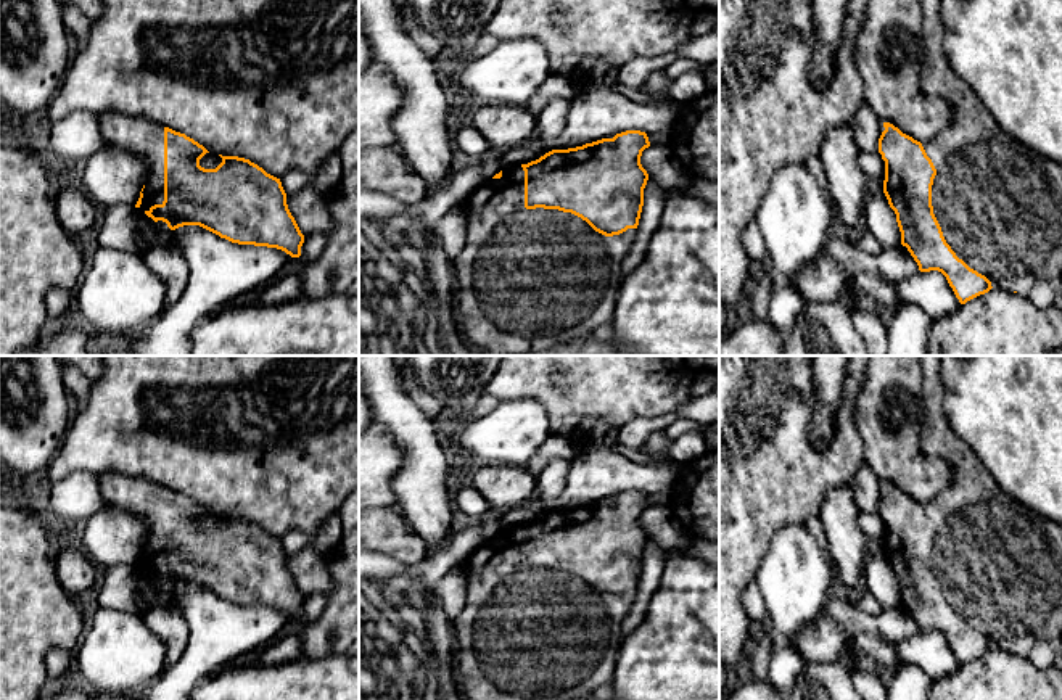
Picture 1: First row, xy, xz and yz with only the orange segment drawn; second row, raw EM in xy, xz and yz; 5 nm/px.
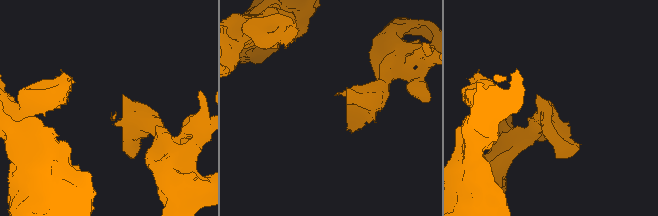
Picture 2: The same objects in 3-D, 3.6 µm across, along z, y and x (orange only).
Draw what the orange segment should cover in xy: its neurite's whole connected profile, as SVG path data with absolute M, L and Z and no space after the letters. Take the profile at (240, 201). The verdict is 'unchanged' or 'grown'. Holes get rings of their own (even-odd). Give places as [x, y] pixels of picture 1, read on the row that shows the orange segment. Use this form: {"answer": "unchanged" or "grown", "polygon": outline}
{"answer": "grown", "polygon": "M106 109L97 119L105 145L146 163L146 180L135 204L138 214L145 212L154 222L163 220L171 230L200 225L232 243L277 248L291 257L301 256L304 235L288 209L280 179L238 156L219 154L222 163L216 169L204 169L200 159L209 151L203 145L145 116Z"}

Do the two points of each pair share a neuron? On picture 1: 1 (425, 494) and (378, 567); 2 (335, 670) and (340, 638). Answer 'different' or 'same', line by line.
1: different
2: different

